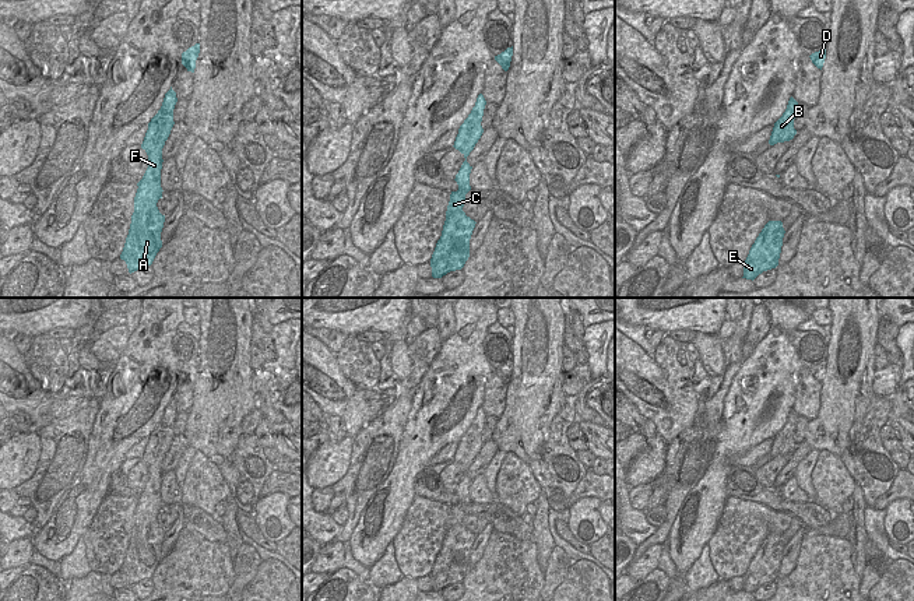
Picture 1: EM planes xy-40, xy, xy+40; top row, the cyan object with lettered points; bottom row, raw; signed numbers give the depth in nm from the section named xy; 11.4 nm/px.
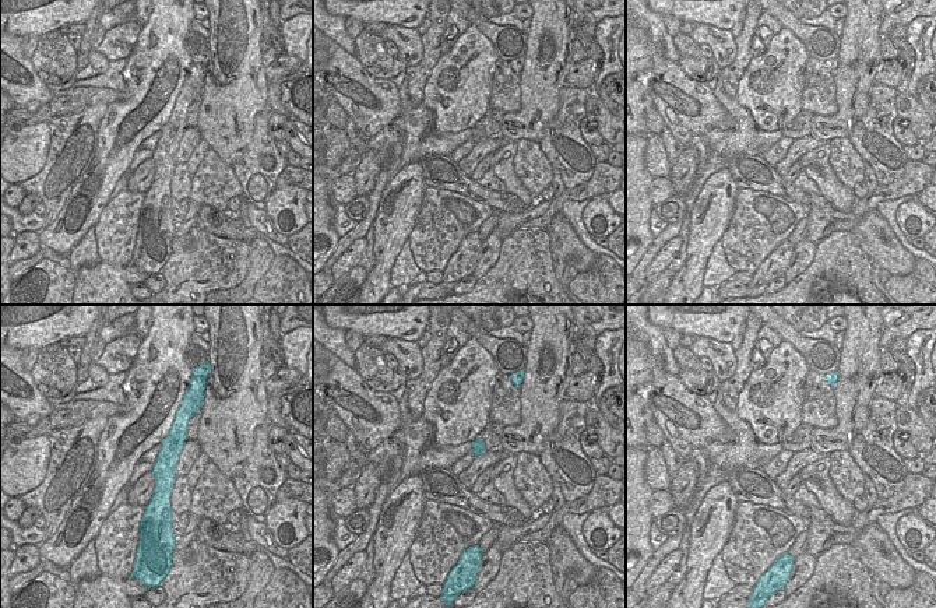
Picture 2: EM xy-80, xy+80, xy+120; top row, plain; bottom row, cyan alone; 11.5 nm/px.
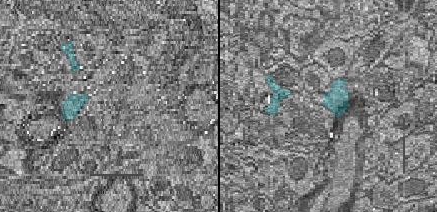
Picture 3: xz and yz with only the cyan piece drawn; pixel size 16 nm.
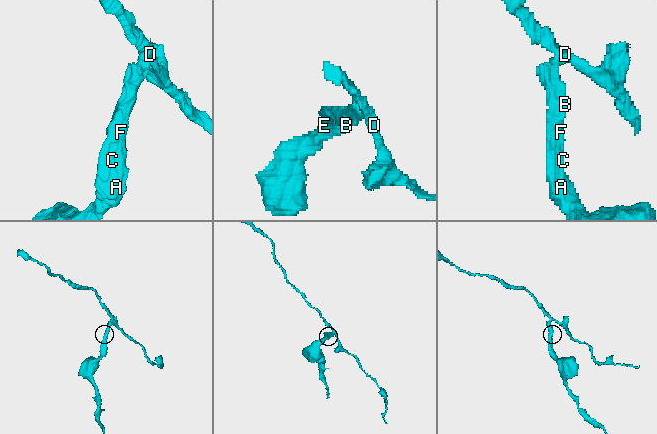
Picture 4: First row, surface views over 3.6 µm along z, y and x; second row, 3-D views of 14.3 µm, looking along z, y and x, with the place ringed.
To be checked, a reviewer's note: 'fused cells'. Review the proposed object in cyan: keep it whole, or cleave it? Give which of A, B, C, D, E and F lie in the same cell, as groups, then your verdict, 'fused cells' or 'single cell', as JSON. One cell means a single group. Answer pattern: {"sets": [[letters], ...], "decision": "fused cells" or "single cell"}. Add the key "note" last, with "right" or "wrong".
{"sets": [["A", "B", "C", "E", "F"], ["D"]], "decision": "fused cells", "note": "right"}

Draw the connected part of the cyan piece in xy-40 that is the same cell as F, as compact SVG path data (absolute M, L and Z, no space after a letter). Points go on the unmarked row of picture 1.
M171 400L165 407L161 422L148 436L148 443L141 457L141 461L148 468L148 481L143 492L137 496L134 526L120 567L130 587L141 580L151 579L162 560L161 545L165 528L159 526L157 516L162 512L164 505L161 500L162 461L175 437L173 422L176 415L176 405Z

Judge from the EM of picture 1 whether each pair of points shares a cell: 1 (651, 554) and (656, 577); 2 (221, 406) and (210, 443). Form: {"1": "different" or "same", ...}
{"1": "different", "2": "same"}

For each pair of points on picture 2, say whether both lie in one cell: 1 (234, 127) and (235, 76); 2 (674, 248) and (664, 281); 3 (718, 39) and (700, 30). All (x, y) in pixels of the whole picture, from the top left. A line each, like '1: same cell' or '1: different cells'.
1: same cell
2: different cells
3: same cell

